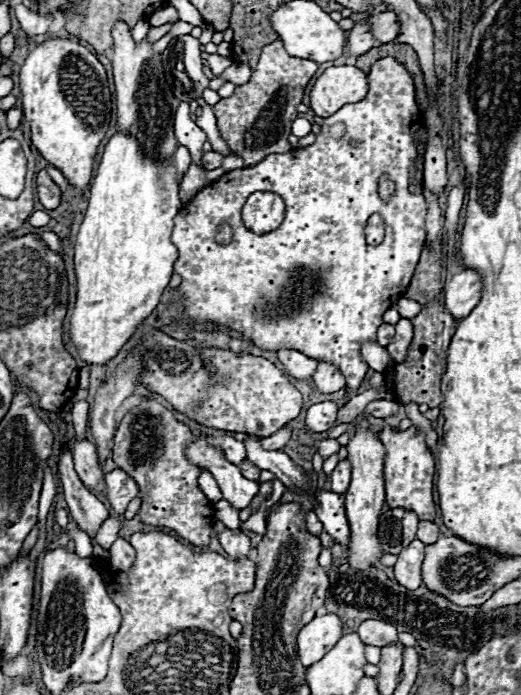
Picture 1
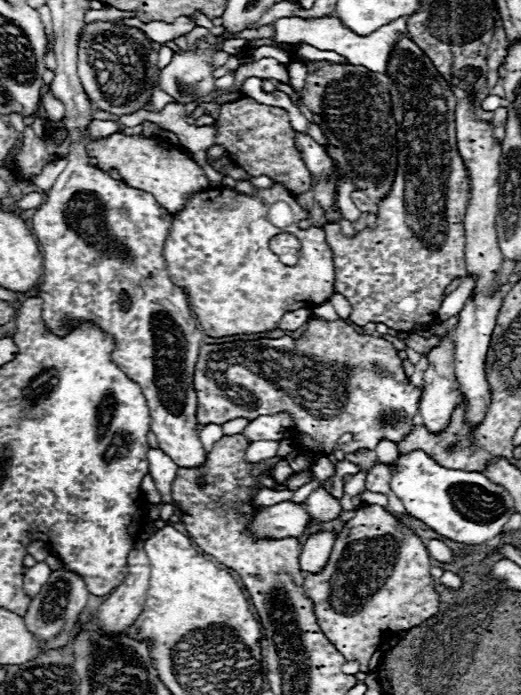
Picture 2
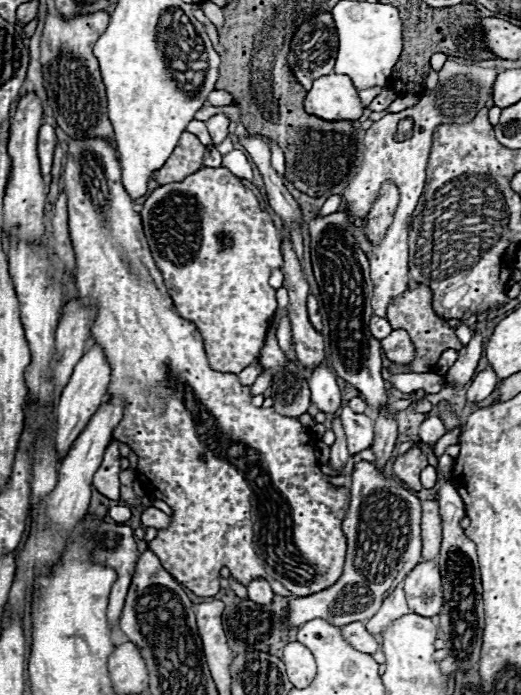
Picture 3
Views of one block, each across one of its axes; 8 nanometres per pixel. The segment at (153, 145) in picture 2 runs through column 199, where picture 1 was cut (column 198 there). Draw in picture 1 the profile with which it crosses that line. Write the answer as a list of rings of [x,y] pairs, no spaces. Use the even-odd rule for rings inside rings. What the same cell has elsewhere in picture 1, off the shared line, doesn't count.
[[[190,164],[190,168],[186,170],[186,174],[182,176],[180,182],[180,200],[182,204],[188,204],[196,192],[200,192],[202,188],[206,188],[210,184],[210,180],[204,174],[204,168],[198,164]]]

